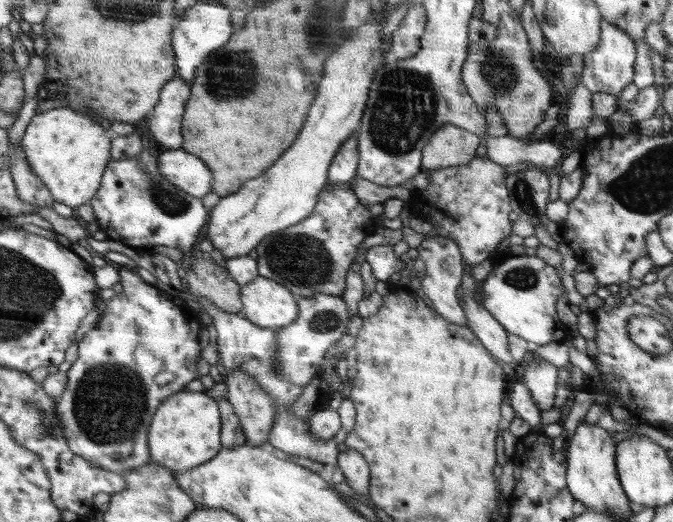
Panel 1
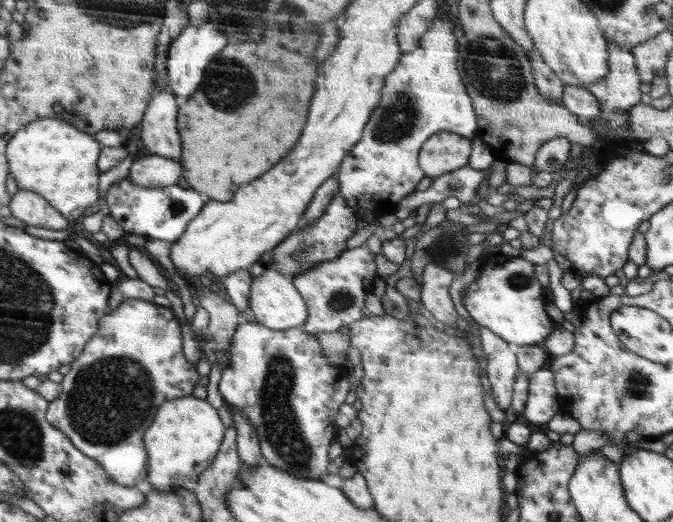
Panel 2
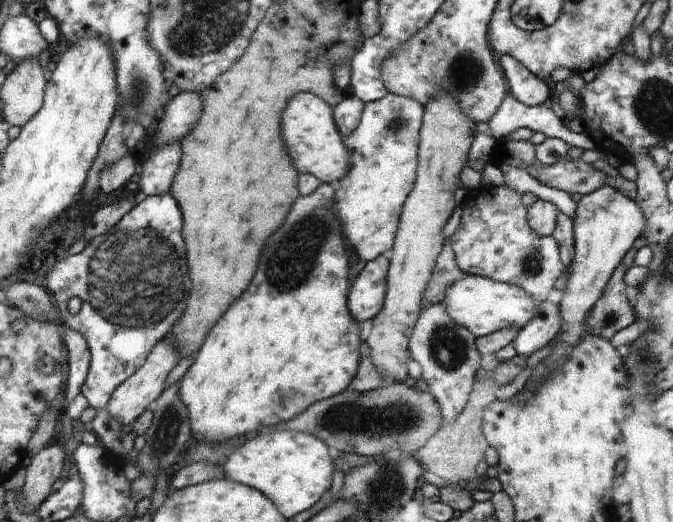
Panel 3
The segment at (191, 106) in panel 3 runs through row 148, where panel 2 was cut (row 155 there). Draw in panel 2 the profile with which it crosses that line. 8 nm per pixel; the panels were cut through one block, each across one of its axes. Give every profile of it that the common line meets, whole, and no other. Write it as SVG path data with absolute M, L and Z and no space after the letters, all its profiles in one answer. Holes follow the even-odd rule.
M150 155L134 160L127 178L140 186L172 186L183 176L183 164L165 156Z

